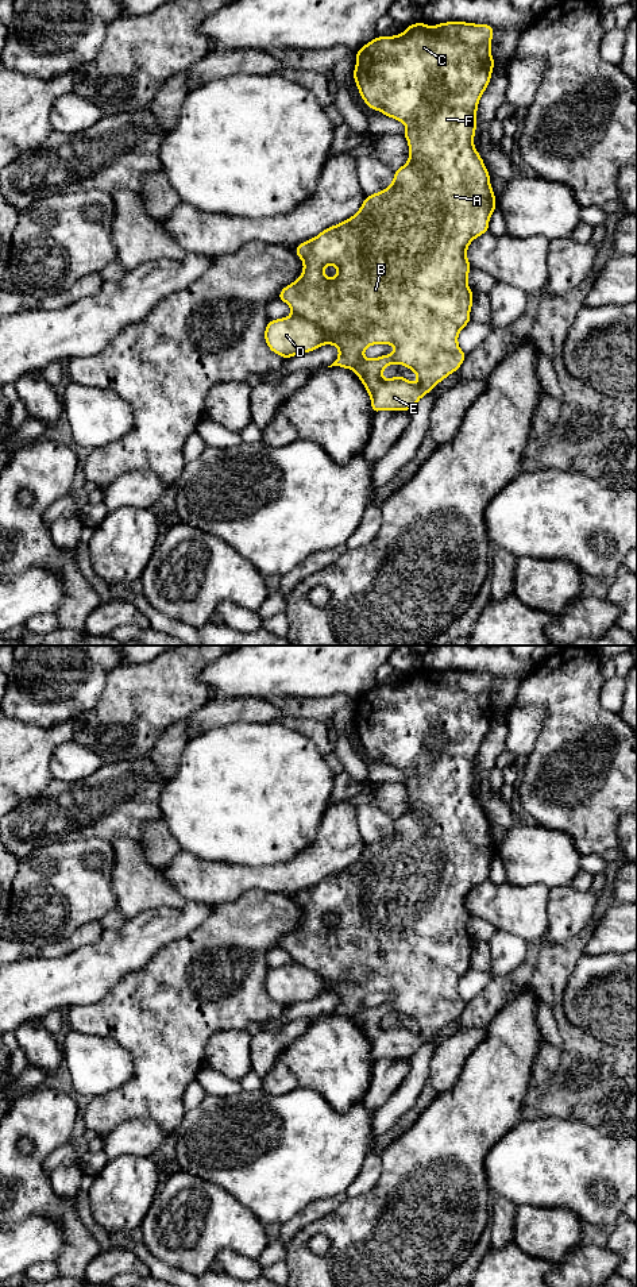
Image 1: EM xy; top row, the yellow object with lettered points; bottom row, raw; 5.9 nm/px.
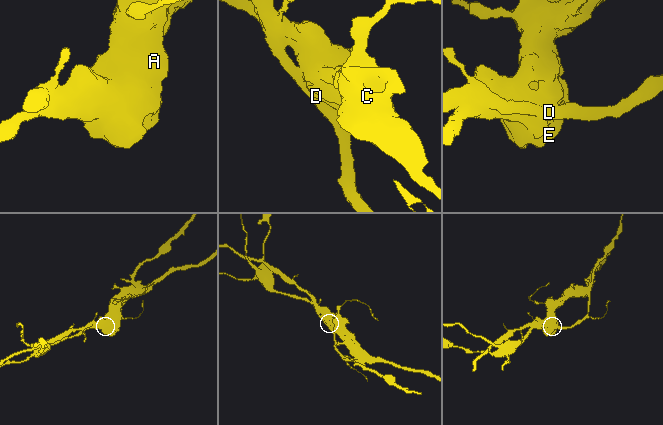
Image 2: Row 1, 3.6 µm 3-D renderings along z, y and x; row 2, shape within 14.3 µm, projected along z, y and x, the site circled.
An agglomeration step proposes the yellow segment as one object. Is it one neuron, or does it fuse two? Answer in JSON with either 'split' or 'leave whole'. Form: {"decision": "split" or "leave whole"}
{"decision": "split"}

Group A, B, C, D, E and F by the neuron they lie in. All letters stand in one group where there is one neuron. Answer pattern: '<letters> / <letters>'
A B C E F / D

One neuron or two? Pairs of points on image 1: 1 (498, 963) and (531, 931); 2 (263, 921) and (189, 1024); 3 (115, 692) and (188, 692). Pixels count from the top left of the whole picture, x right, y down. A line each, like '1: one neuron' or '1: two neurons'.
1: two neurons
2: one neuron
3: one neuron

